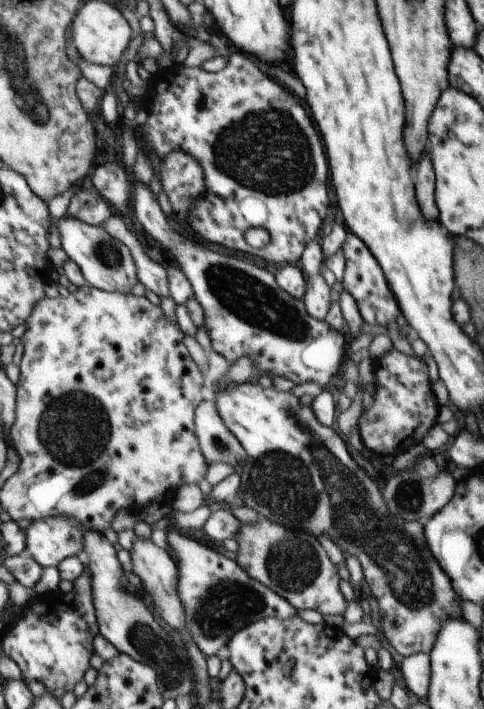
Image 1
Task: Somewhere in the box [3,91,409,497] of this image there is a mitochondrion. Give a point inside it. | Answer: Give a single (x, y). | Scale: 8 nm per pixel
(264, 152)

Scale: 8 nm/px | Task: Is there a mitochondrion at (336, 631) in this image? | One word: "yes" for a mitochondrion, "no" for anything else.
no

